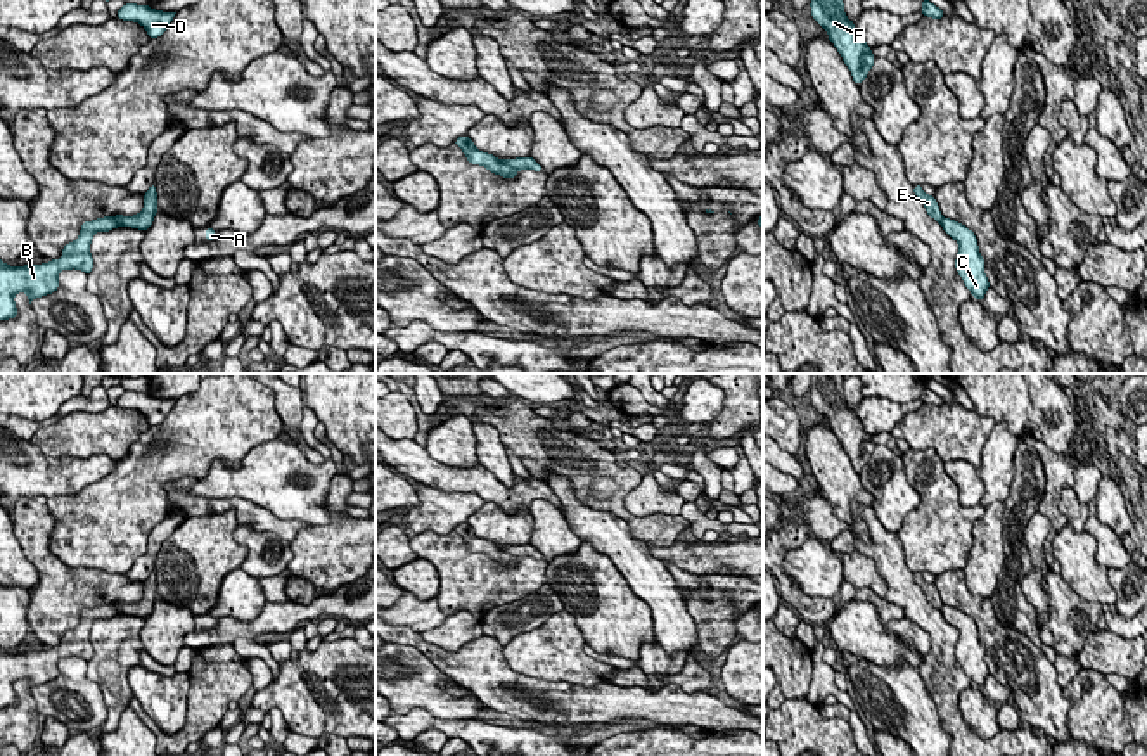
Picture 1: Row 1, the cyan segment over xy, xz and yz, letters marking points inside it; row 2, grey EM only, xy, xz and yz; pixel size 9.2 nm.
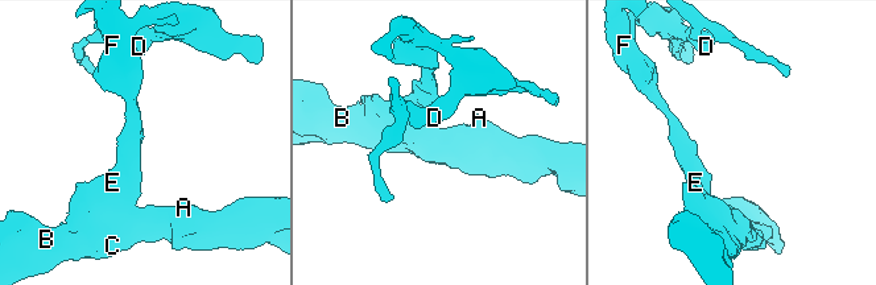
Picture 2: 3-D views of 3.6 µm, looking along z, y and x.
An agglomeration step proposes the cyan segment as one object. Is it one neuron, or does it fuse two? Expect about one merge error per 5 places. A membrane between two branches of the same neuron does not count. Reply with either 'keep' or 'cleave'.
cleave

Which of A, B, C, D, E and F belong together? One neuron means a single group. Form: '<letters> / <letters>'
A B C / D E F

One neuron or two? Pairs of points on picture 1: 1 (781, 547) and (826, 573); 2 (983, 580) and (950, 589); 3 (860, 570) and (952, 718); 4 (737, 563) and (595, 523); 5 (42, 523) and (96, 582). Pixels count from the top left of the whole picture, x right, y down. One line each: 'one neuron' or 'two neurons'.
1: two neurons
2: two neurons
3: two neurons
4: two neurons
5: one neuron

